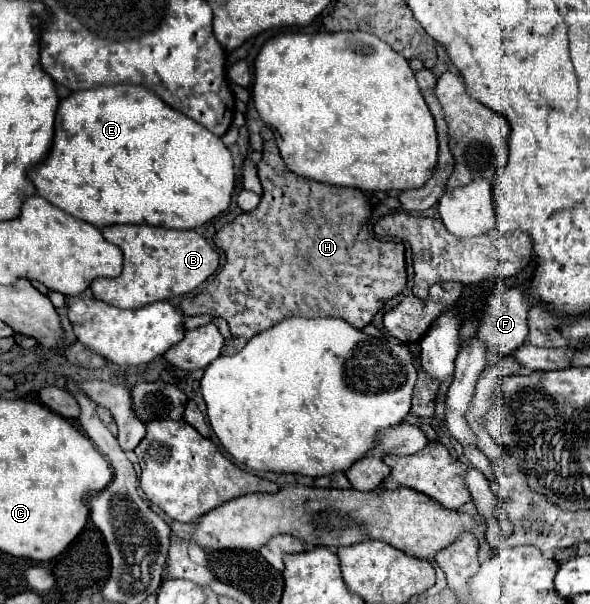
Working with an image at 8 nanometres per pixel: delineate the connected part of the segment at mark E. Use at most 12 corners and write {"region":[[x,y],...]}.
{"region":[[133,84],[63,98],[43,198],[97,228],[227,210],[221,138]]}

